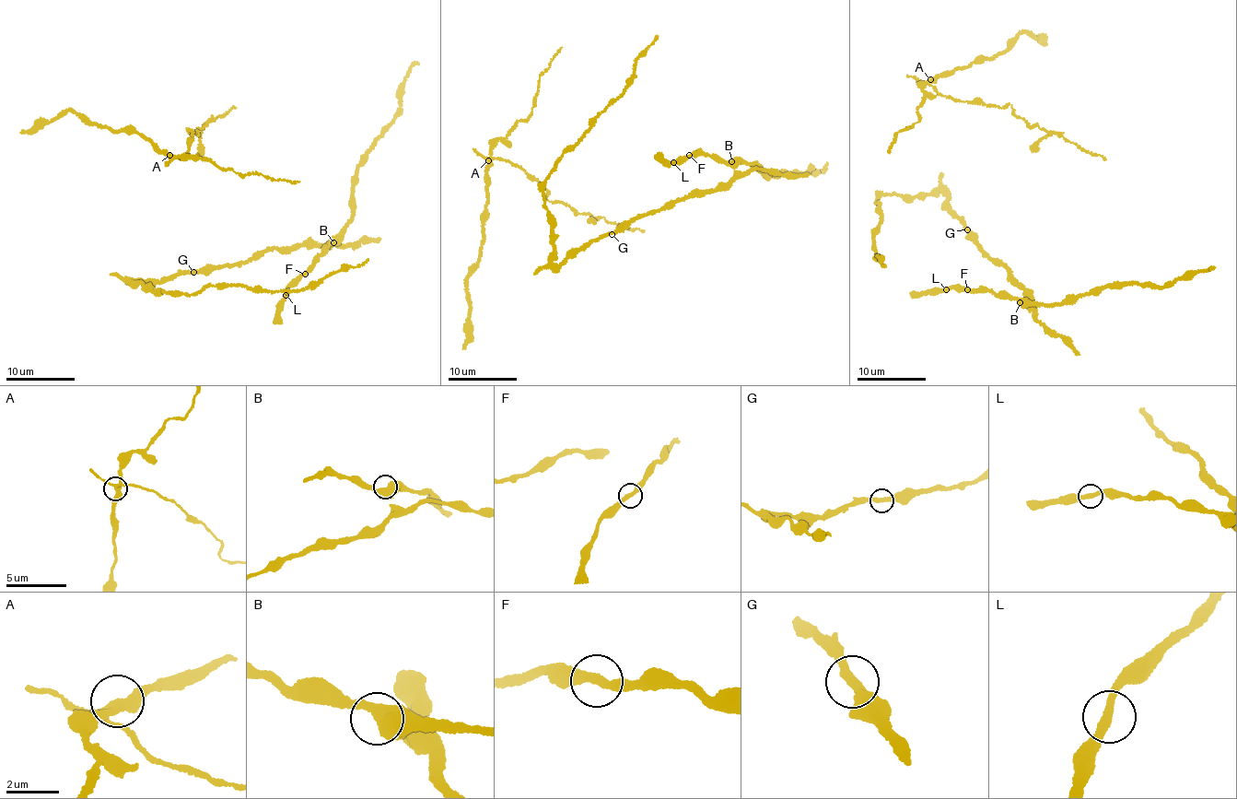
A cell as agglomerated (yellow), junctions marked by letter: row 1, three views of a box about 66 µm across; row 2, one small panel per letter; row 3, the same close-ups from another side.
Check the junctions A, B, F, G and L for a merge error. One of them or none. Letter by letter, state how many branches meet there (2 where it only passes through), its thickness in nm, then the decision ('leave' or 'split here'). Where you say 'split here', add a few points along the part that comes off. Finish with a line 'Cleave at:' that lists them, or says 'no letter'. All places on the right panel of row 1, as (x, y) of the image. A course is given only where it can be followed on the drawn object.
A: 4 | 320 nm | split here | (929, 79), (927, 83), (944, 96), (1003, 108), (1011, 106), (1017, 116), (1032, 126), (1038, 125), (1106, 159)
B: 3 | 440 nm | leave
F: 2 | 320 nm | leave
G: 2 | 280 nm | leave
L: 2 | 320 nm | leave
Cleave at: A

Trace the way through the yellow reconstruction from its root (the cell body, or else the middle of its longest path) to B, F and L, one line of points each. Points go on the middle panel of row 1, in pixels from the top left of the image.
B: (563, 153), (543, 191), (552, 229), (552, 261), (558, 265), (631, 221), (725, 185), (733, 177), (731, 161)
F: (563, 153), (543, 191), (552, 261), (558, 265), (631, 221), (733, 177), (729, 165), (689, 155)
L: (563, 153), (543, 191), (552, 261), (558, 265), (631, 221), (733, 177), (733, 169), (708, 156), (673, 162)

